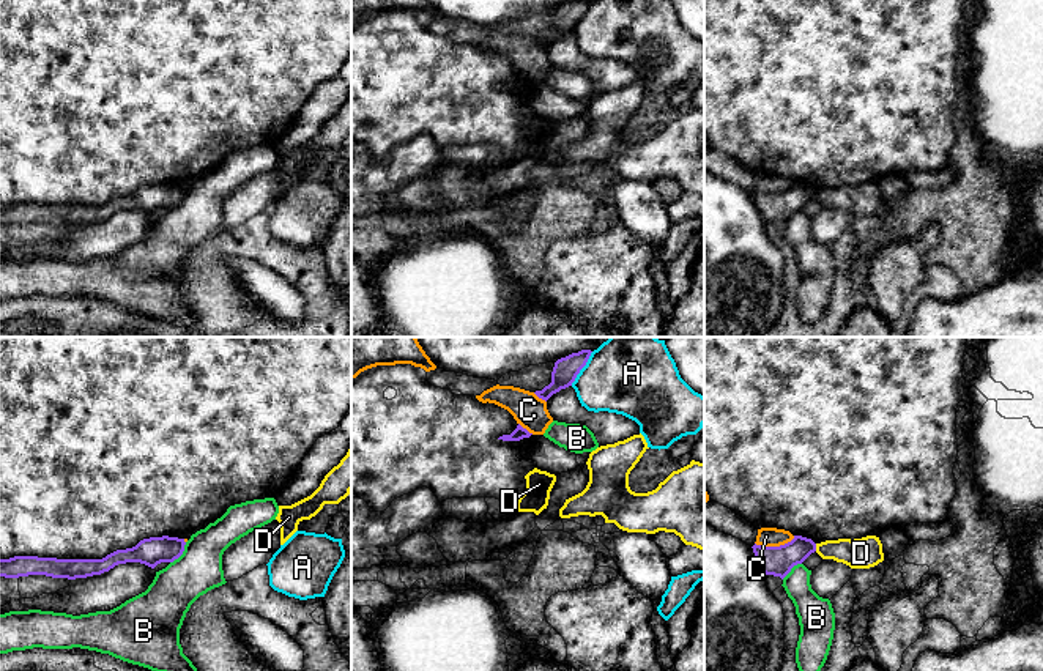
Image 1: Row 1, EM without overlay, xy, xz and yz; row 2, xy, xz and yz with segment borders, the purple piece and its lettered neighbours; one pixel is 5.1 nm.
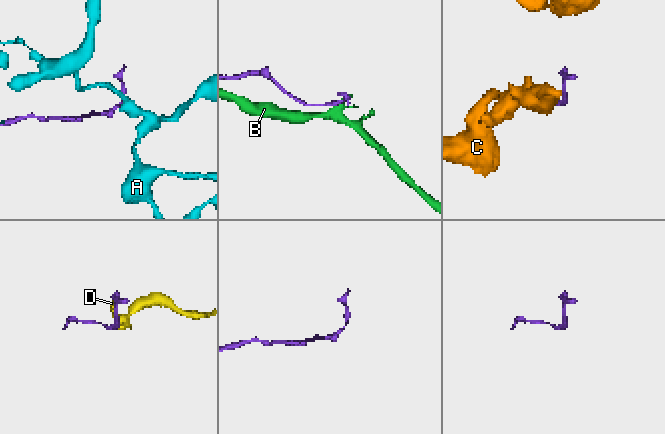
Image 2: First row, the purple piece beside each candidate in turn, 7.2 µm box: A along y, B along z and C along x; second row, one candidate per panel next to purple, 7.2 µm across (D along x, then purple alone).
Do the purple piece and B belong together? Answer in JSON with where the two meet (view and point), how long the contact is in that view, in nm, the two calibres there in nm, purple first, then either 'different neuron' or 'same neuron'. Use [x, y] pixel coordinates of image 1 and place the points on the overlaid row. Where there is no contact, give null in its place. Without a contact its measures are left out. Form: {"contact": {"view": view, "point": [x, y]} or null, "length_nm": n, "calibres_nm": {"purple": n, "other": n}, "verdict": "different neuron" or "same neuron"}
{"contact": {"view": "xy", "point": [181, 553]}, "length_nm": 140, "calibres_nm": {"purple": 140, "other": 240}, "verdict": "different neuron"}

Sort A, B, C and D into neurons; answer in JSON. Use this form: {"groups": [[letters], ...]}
{"groups": [["A"], ["B"], ["C"], ["D"]]}

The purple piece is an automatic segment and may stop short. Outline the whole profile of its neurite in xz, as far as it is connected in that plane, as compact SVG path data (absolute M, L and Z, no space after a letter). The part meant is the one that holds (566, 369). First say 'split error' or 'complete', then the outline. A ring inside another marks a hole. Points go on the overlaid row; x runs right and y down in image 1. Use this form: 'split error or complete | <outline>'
complete | M581 350L558 359L551 372L551 383L534 394L547 402L553 394L572 386L580 370L586 365L591 353L591 350Z

